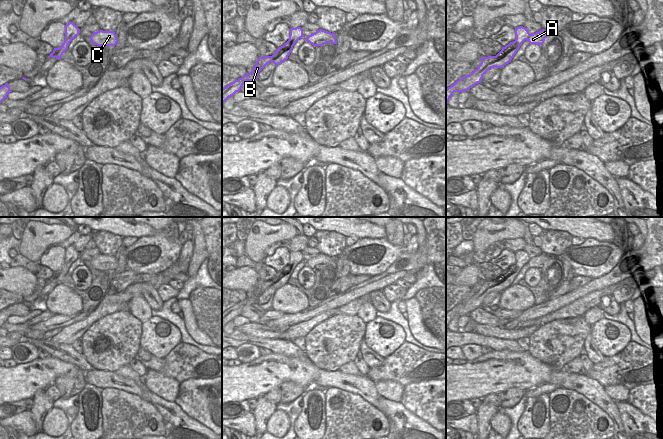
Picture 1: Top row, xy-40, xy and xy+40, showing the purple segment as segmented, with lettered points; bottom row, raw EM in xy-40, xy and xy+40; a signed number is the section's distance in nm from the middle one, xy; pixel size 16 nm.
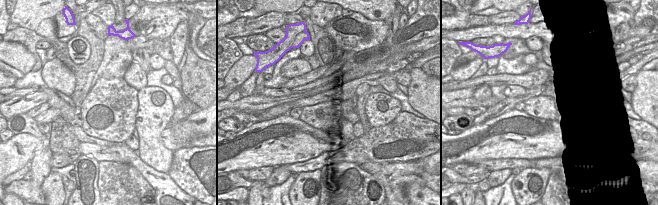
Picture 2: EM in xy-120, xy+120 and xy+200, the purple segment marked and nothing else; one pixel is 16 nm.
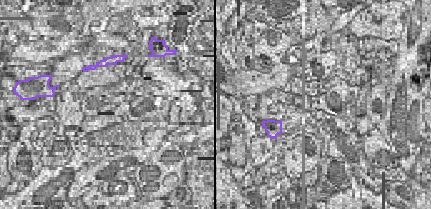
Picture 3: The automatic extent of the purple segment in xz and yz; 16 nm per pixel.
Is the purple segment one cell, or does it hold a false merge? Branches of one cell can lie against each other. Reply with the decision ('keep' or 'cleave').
cleave

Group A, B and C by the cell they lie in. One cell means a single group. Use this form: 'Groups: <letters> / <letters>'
Groups: A C / B.

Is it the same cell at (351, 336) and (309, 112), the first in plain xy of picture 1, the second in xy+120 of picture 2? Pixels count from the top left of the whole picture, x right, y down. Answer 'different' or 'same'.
same

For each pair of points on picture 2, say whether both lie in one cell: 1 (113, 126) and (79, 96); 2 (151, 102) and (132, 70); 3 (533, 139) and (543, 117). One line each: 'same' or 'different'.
1: different
2: different
3: different

